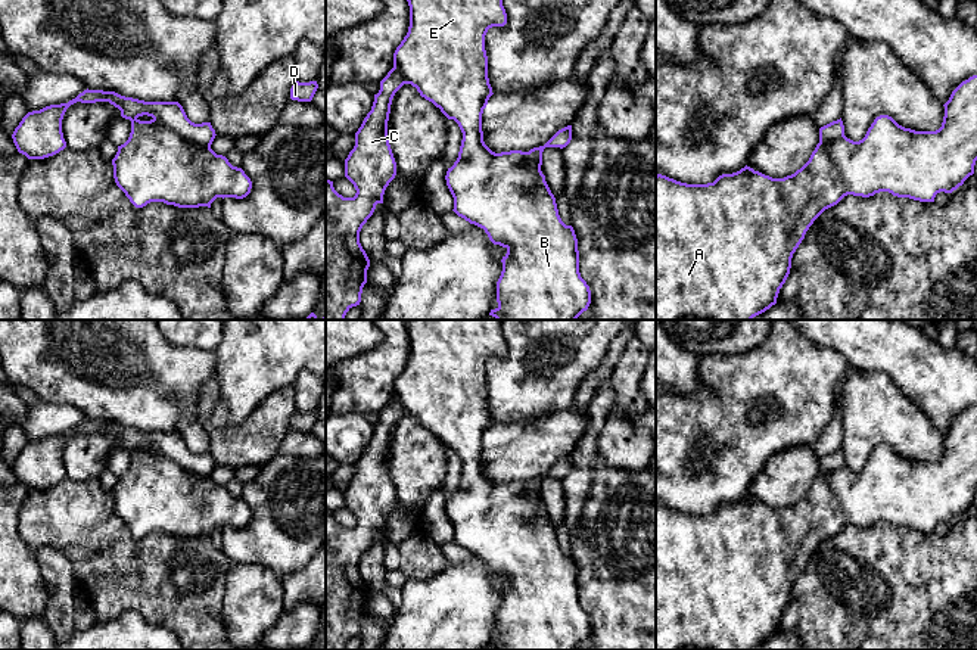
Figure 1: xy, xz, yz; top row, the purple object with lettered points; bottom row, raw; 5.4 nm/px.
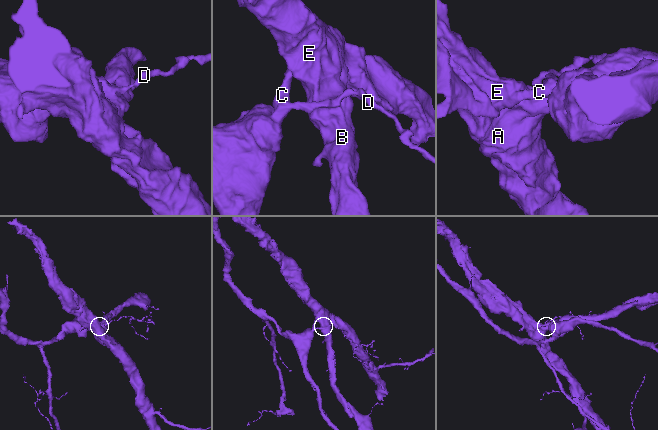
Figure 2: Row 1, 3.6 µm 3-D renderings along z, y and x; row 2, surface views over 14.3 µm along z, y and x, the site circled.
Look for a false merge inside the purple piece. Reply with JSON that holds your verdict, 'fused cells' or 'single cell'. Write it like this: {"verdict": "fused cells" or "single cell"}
{"verdict": "fused cells"}

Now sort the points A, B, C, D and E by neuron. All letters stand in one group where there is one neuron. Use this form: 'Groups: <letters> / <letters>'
Groups: A B E / C D

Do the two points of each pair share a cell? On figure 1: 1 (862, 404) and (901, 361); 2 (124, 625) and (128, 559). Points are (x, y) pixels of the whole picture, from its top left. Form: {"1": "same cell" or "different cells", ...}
{"1": "different cells", "2": "different cells"}

